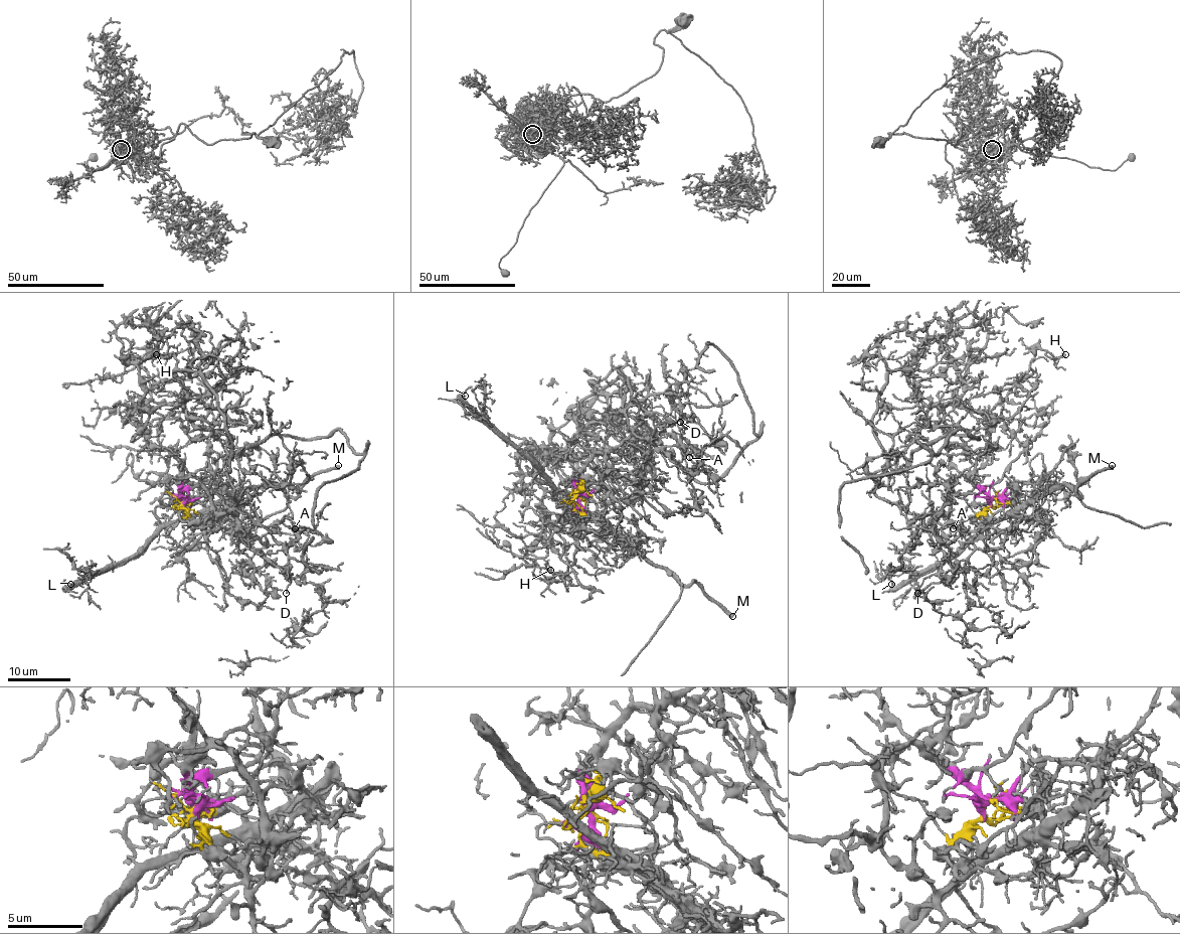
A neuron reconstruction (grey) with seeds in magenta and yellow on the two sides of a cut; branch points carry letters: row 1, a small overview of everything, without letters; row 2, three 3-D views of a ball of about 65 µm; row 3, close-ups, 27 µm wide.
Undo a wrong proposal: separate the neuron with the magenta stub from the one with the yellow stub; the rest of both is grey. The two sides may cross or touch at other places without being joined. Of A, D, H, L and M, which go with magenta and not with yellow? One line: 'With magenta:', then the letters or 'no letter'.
With magenta: A, D, H

